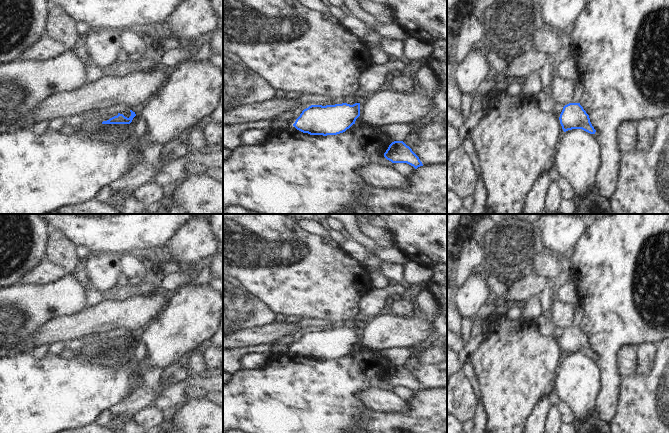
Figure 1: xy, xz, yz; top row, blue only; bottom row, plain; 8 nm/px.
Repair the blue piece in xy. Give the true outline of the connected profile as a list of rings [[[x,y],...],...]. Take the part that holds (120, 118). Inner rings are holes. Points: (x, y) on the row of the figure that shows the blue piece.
[[[130,110],[131,116],[129,118],[125,117],[123,114],[118,113],[117,116],[110,118],[107,121],[103,121],[102,124],[130,124],[133,118],[136,116],[135,112]]]

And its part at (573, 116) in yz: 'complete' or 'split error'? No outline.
complete

